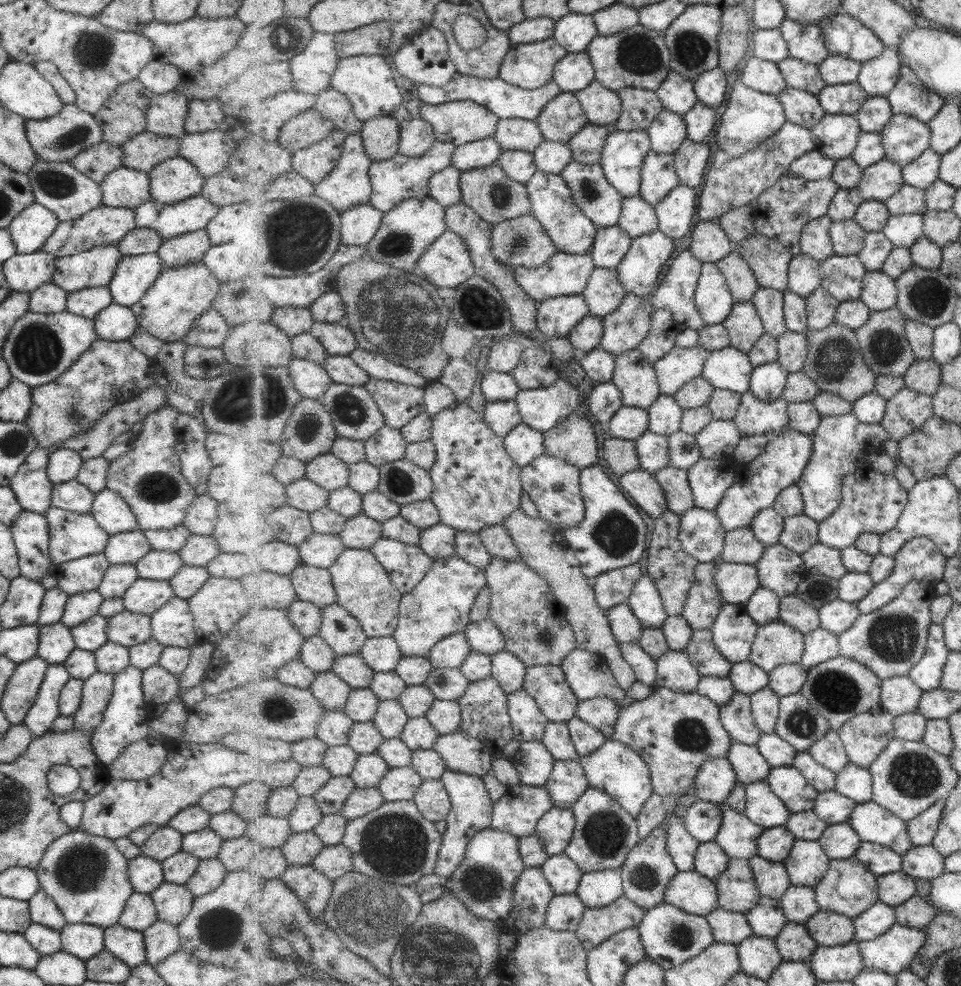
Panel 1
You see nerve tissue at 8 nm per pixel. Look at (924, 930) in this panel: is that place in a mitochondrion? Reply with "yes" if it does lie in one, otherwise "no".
no

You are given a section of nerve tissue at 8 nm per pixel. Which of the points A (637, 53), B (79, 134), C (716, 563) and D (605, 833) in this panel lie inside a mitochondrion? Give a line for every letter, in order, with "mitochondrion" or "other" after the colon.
A: mitochondrion
B: mitochondrion
C: other
D: mitochondrion

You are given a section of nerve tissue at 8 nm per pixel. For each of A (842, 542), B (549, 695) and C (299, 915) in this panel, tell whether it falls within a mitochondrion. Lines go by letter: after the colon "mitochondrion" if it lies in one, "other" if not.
A: other
B: other
C: other

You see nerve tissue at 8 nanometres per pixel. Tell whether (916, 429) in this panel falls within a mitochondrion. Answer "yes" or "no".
no

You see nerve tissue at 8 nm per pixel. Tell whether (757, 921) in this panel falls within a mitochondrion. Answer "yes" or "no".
no

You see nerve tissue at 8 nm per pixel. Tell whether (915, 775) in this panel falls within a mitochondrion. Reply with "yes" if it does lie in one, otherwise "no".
yes

